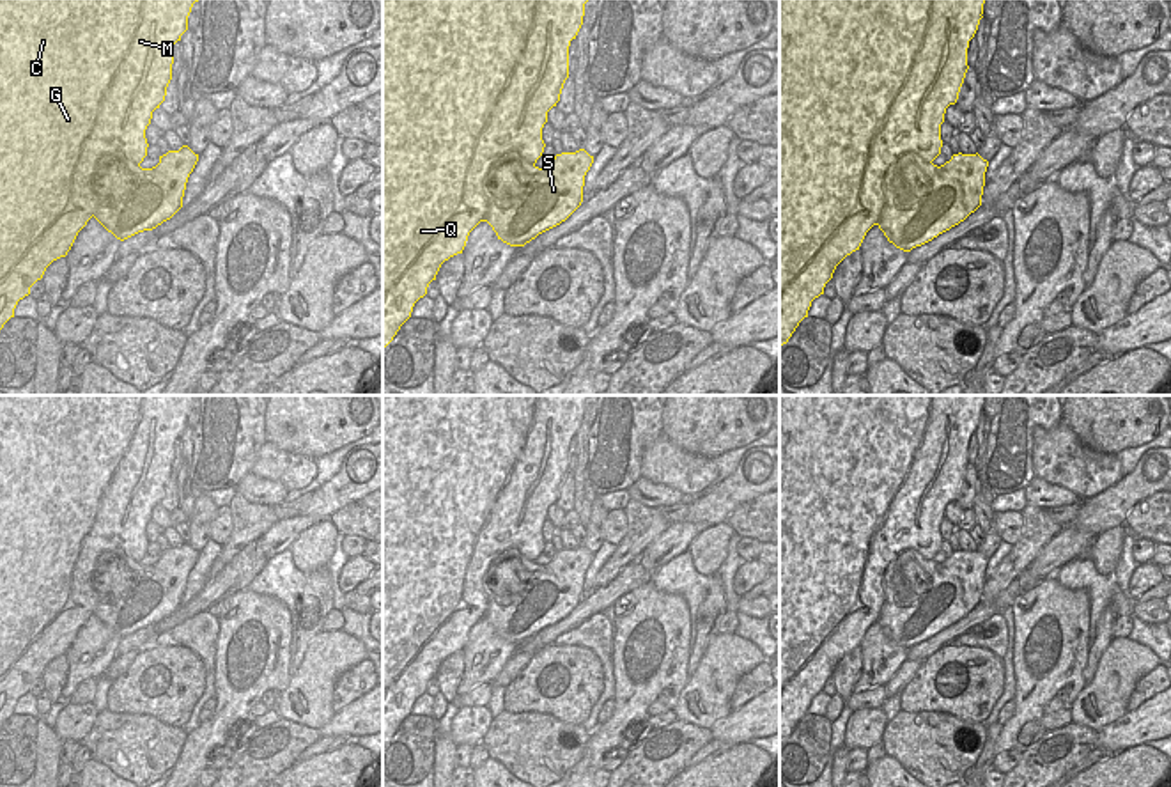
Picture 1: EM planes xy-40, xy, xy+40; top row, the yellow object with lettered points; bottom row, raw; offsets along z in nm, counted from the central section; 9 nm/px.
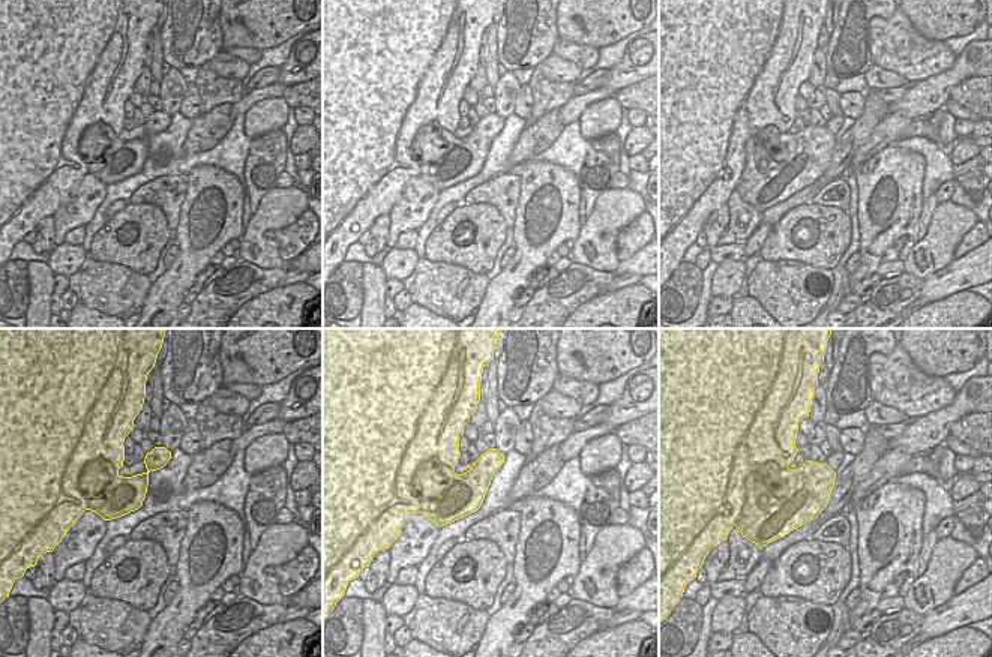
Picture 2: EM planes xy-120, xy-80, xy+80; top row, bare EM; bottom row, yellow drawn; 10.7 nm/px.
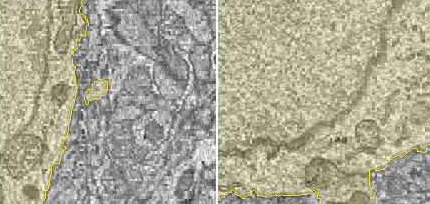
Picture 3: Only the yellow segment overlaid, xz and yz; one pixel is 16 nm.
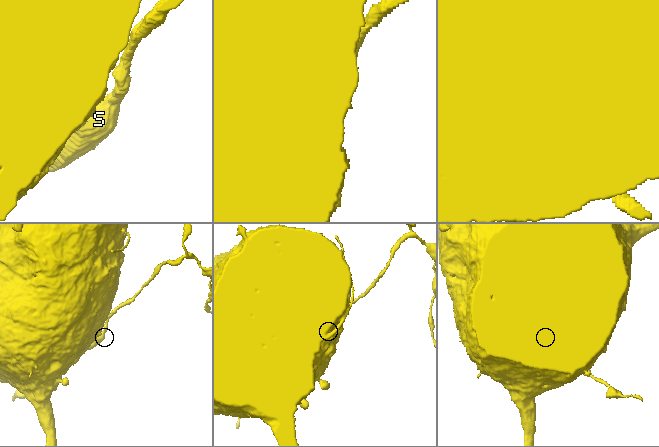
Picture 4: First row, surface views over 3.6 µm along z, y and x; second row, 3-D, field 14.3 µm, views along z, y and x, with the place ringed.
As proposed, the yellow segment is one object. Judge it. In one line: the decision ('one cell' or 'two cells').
two cells

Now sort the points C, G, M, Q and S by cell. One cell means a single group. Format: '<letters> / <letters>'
C G M Q / S

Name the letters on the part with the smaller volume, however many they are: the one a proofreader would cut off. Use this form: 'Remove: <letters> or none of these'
Remove: S

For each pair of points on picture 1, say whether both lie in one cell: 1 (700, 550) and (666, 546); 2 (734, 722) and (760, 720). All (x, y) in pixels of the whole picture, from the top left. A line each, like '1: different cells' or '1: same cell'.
1: different cells
2: same cell

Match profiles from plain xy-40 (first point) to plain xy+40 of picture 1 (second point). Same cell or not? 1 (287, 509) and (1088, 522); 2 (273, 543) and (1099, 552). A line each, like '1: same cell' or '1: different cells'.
1: different cells
2: different cells

